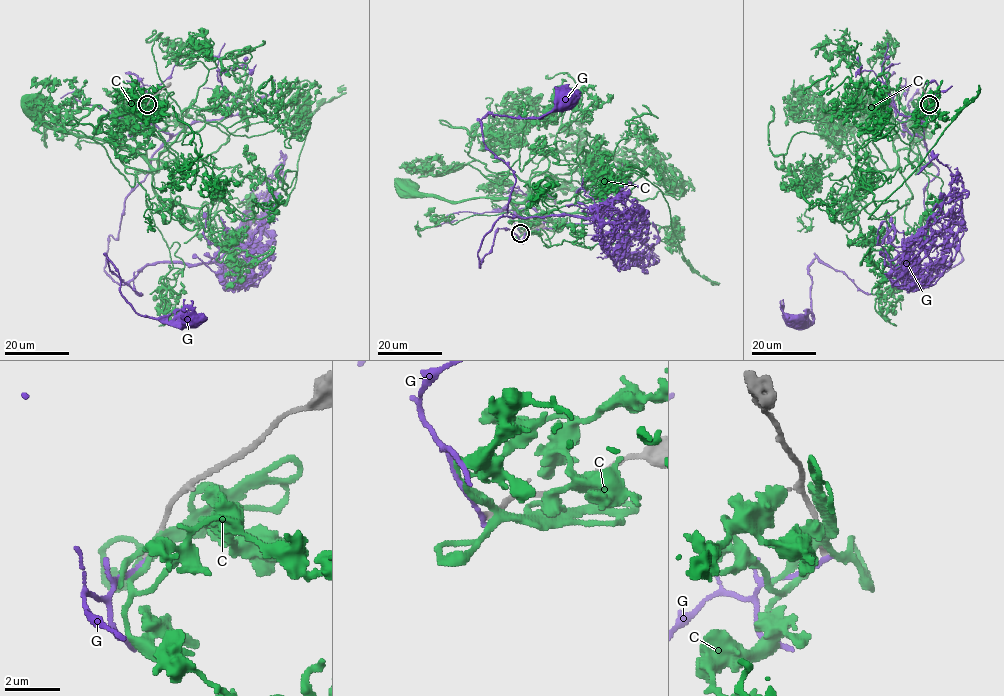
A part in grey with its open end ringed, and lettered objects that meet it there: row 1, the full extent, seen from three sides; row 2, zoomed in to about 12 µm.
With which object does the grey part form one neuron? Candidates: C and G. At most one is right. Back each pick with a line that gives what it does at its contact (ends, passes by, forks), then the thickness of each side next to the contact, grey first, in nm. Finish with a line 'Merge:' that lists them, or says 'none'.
Merge: none

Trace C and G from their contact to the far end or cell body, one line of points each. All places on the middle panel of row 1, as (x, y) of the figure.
C: (521, 233), (525, 220), (551, 230), (559, 218), (535, 233), (508, 199), (406, 190)
G: (521, 233), (533, 208), (543, 225), (498, 228), (480, 266), (515, 174), (481, 120), (568, 103)

